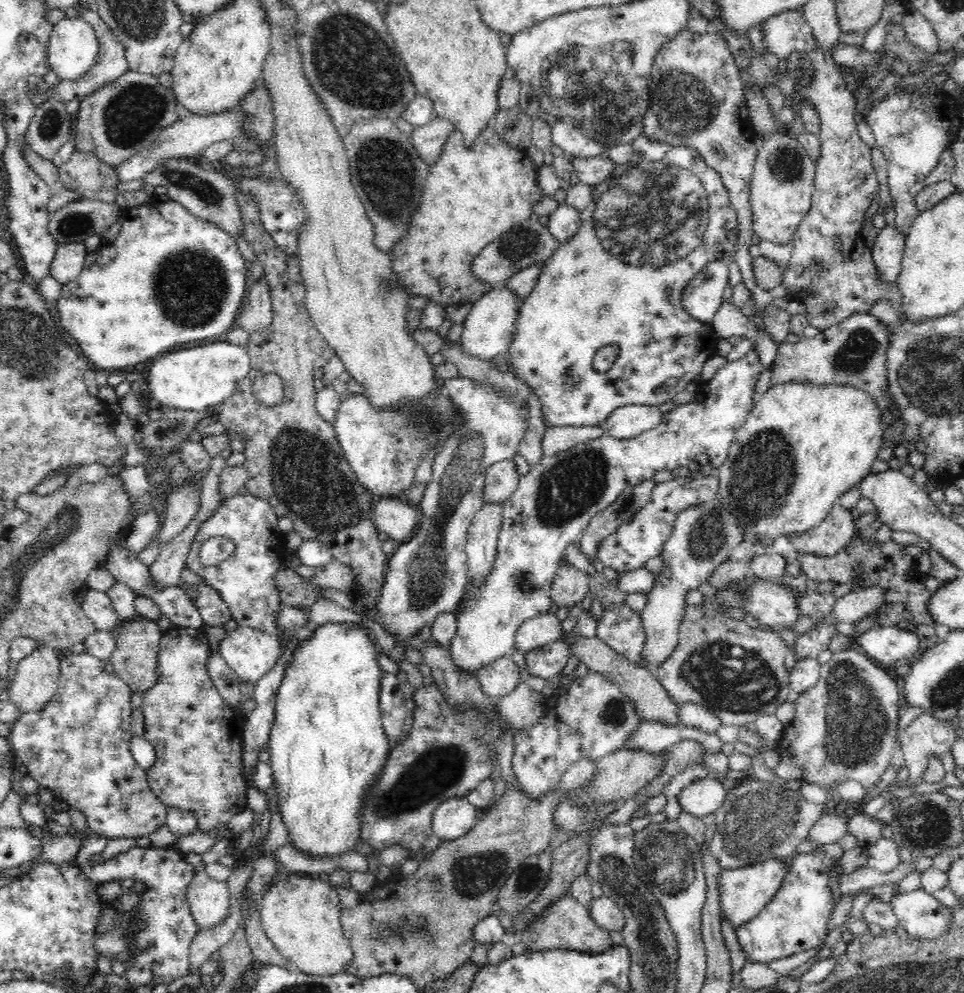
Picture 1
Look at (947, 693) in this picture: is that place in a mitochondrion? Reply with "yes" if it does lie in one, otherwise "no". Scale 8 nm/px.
yes

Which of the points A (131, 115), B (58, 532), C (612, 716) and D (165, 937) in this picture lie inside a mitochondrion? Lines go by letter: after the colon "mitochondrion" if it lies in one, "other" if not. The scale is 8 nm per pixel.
A: mitochondrion
B: mitochondrion
C: mitochondrion
D: other

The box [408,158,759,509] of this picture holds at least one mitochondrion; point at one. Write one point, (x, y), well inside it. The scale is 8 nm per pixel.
(515, 249)

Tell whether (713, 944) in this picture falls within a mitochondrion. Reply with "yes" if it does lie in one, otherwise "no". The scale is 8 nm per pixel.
no

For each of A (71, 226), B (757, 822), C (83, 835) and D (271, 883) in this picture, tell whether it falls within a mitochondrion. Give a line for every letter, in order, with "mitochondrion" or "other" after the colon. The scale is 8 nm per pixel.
A: mitochondrion
B: mitochondrion
C: other
D: other

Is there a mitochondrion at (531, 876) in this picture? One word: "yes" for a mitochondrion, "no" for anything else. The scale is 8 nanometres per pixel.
yes

